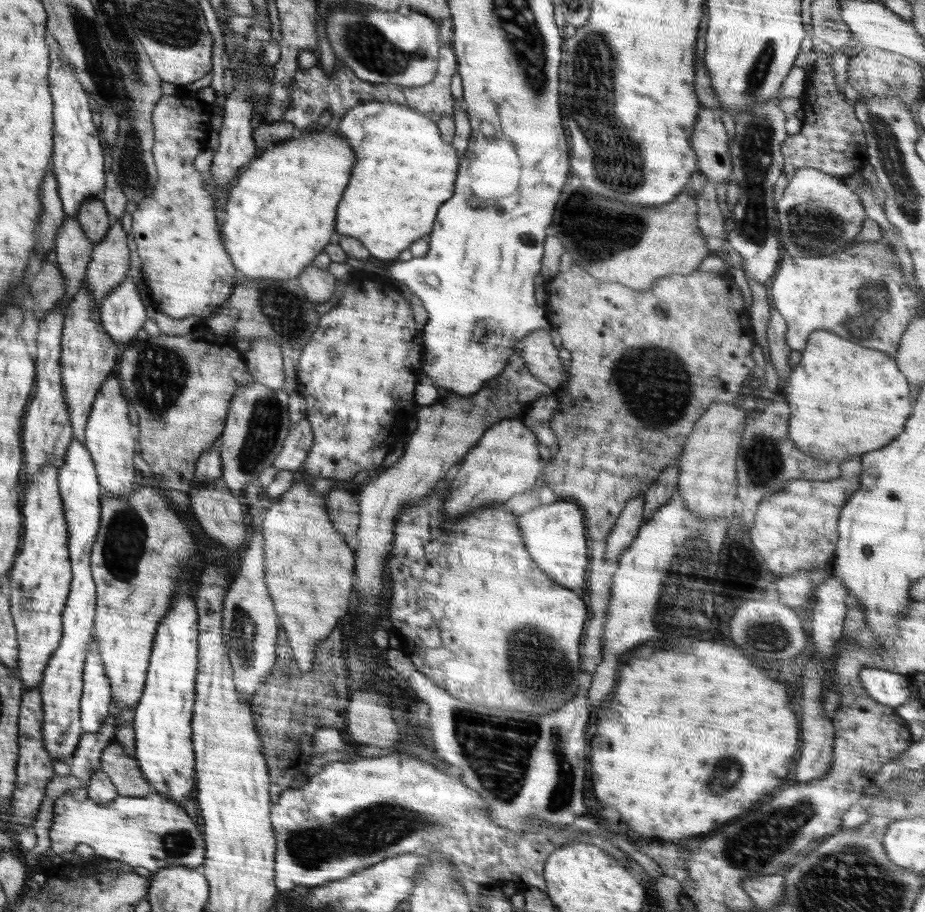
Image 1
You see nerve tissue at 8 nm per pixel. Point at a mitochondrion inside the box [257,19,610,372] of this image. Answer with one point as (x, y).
(528, 239)

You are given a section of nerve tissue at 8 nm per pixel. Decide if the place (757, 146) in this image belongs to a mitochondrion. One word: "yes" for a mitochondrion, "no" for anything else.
yes

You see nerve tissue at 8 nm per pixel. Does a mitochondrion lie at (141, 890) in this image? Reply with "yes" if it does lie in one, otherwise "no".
no

